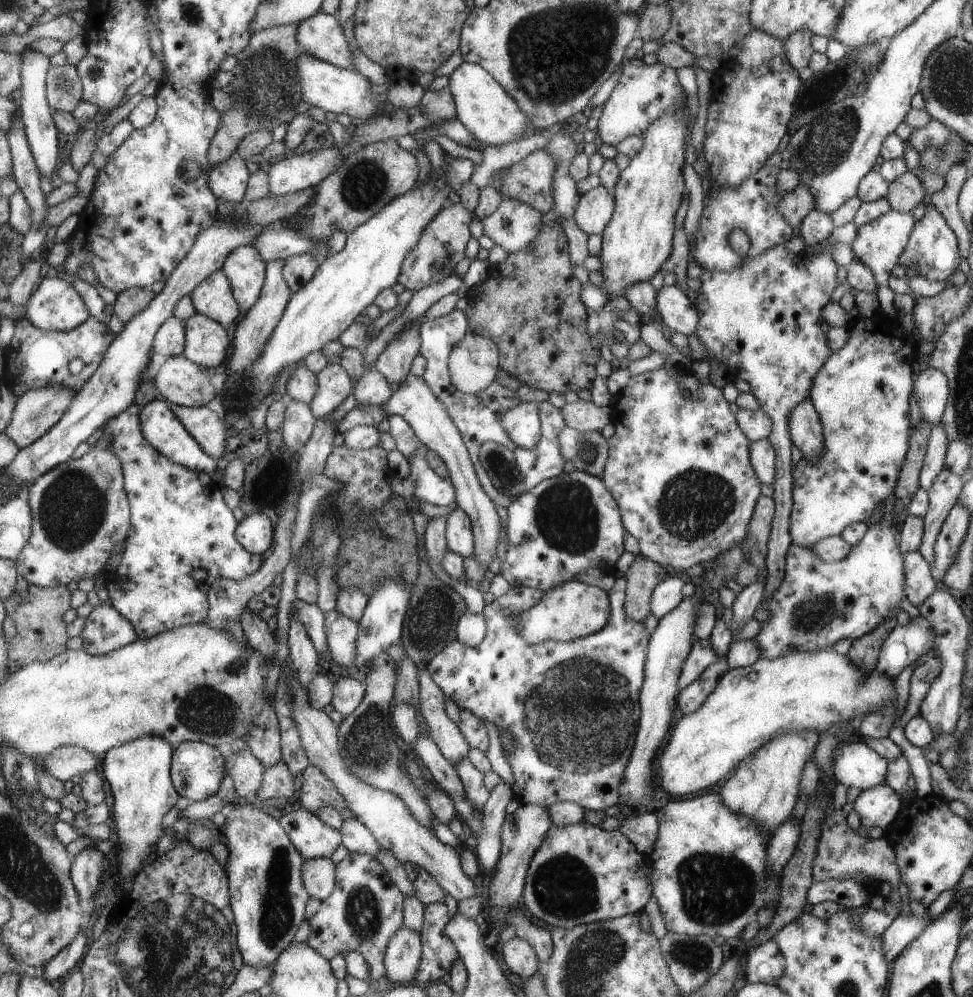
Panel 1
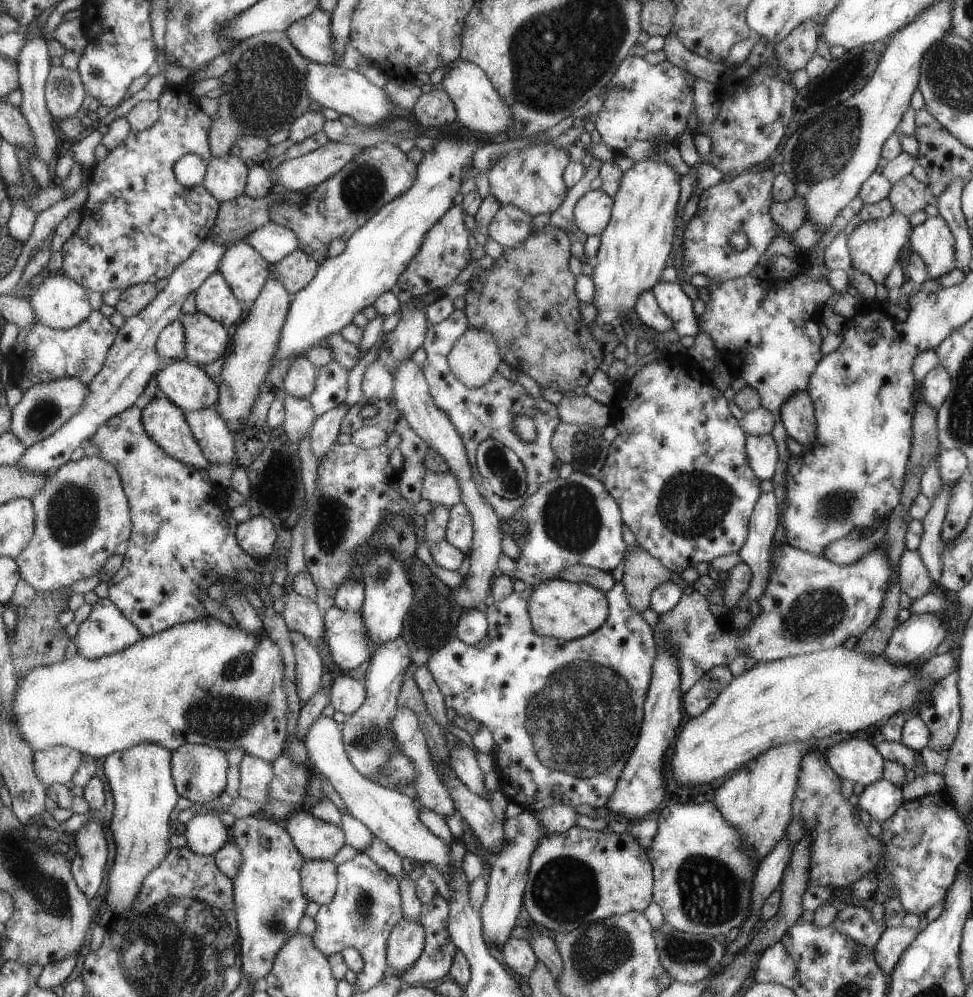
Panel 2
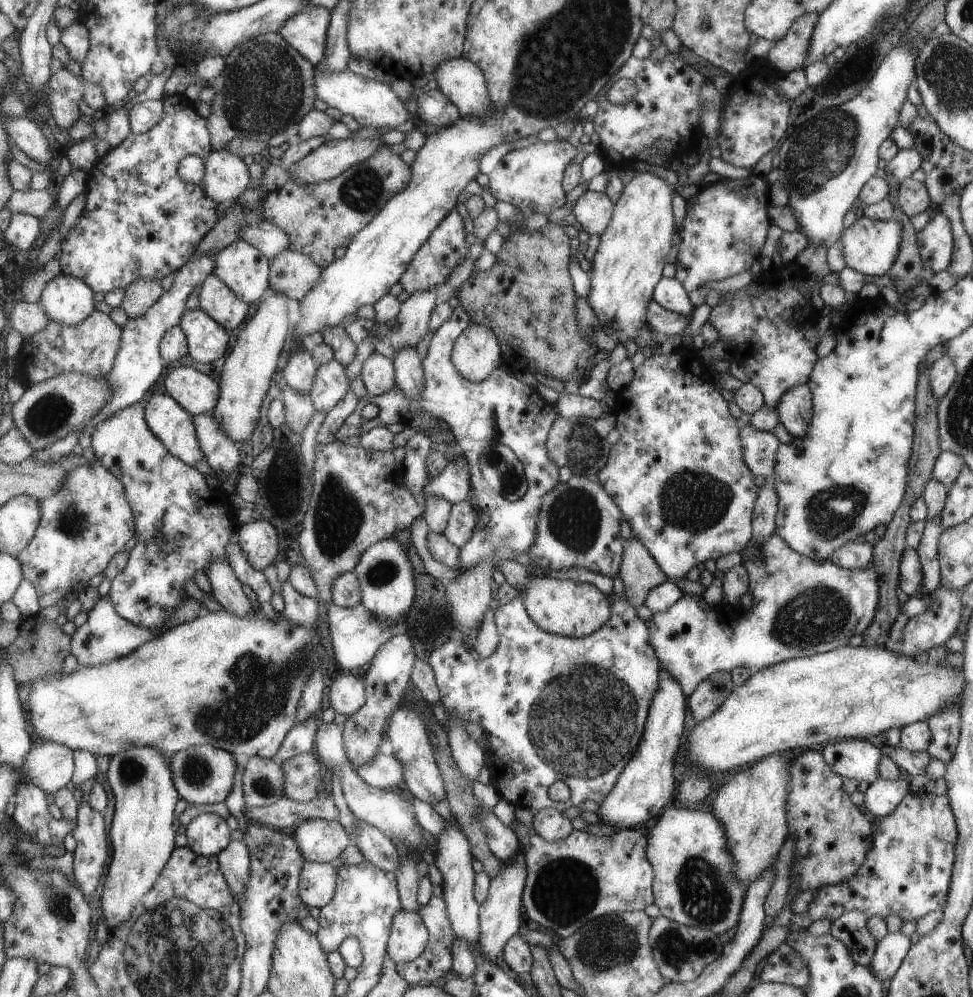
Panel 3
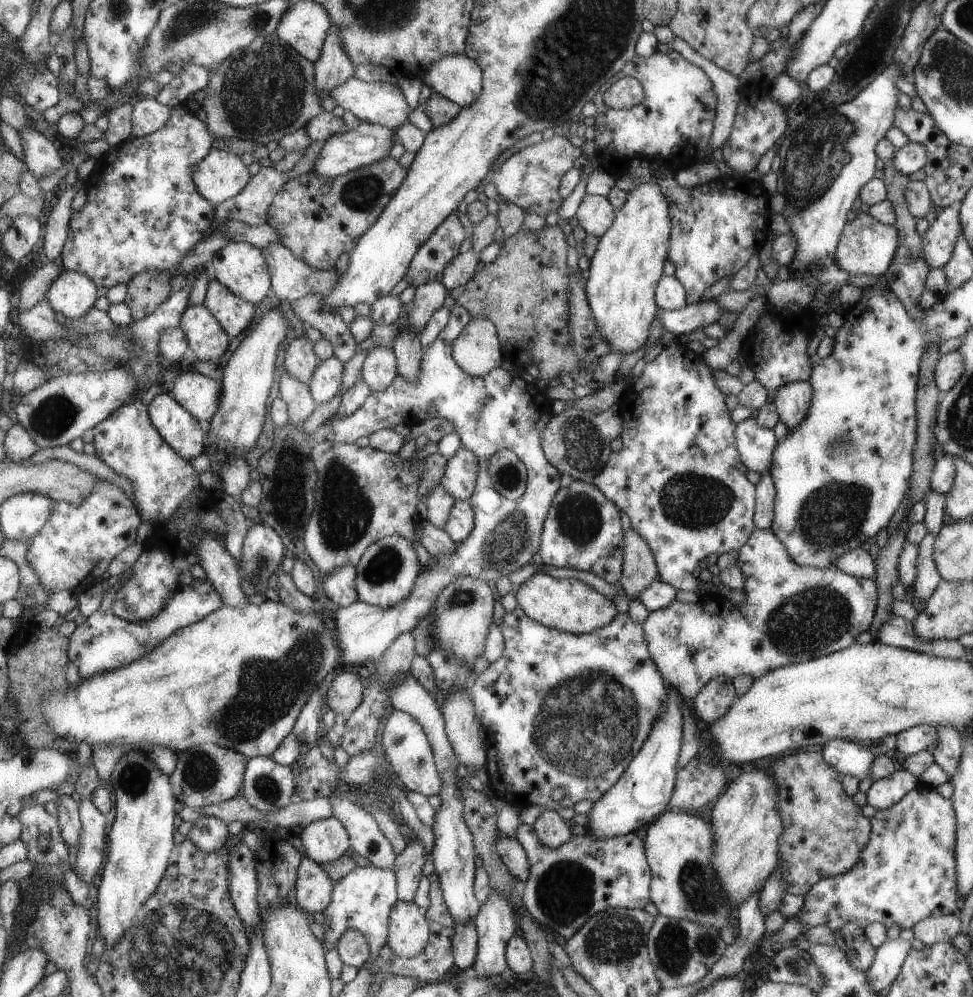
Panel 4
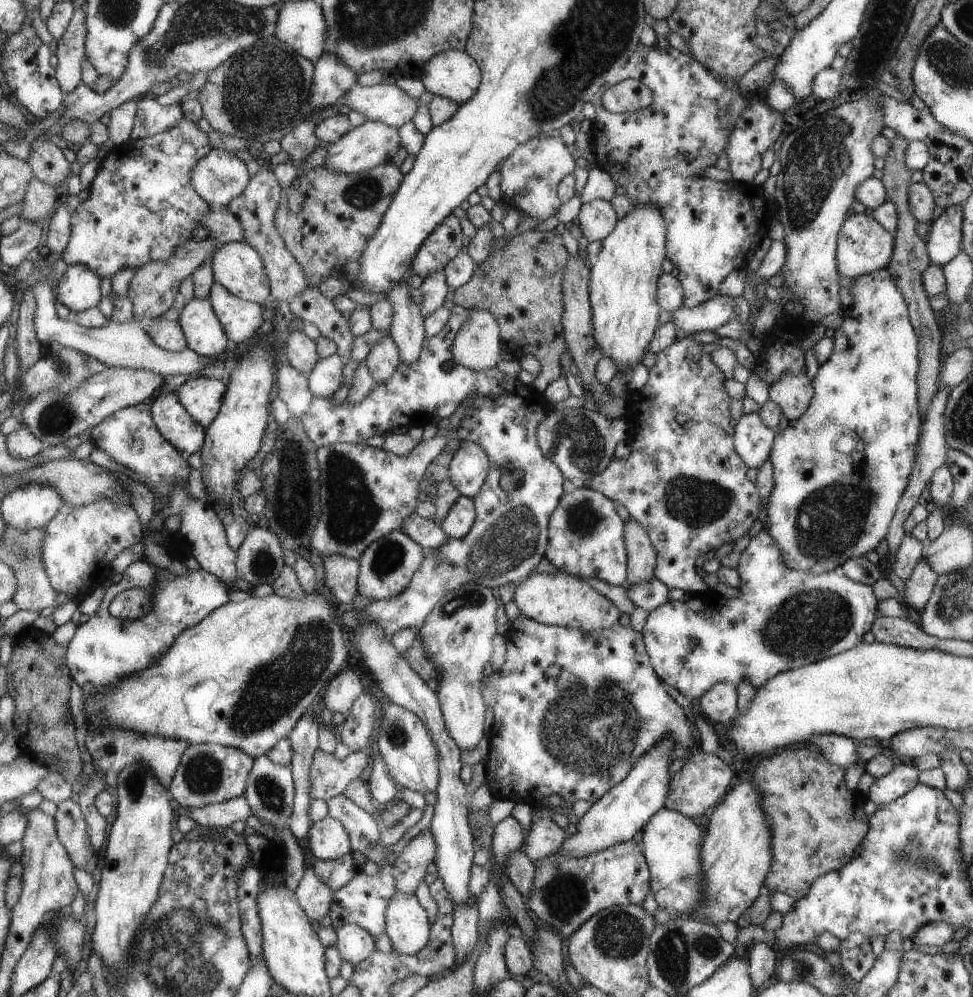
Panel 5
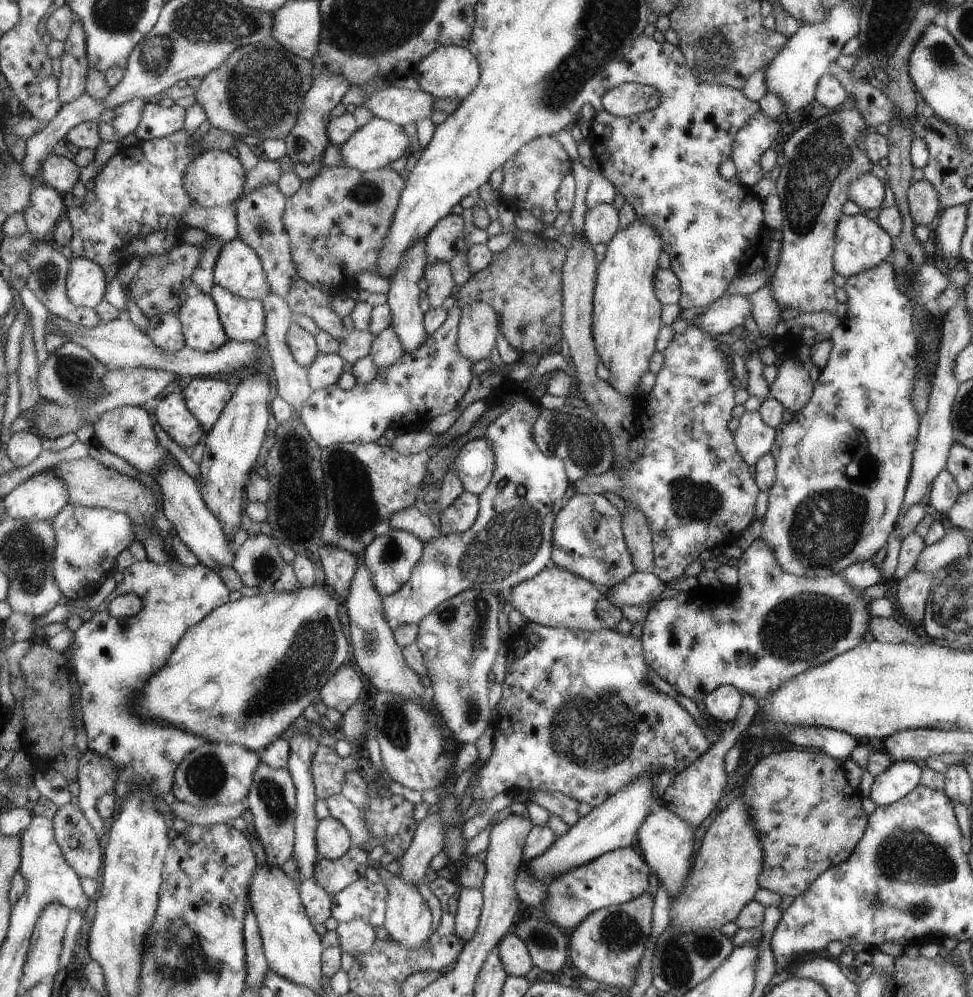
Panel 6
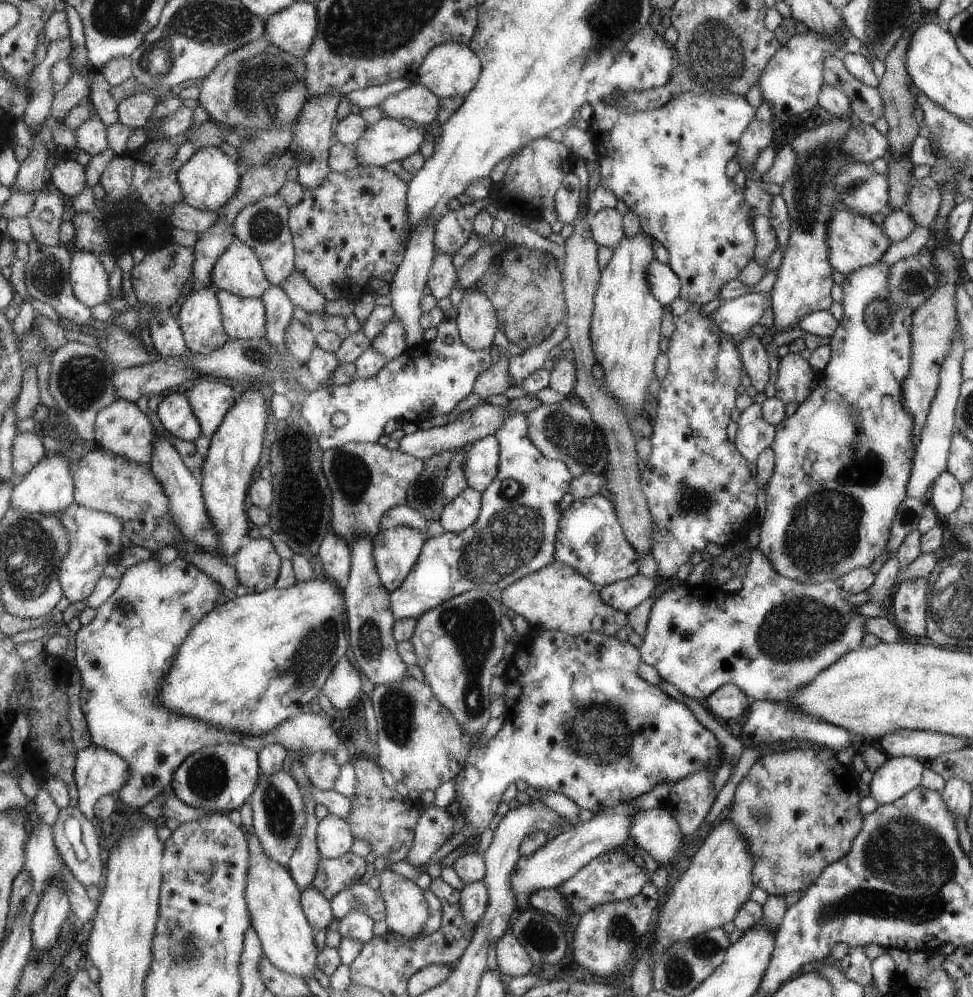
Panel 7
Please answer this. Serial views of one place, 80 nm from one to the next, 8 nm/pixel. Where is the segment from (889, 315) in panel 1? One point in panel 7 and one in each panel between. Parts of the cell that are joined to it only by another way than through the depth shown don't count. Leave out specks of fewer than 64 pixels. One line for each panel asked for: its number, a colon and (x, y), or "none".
2: (874, 246)
3: (869, 246)
4: (866, 246)
5: (864, 246)
6: (861, 244)
7: (854, 241)

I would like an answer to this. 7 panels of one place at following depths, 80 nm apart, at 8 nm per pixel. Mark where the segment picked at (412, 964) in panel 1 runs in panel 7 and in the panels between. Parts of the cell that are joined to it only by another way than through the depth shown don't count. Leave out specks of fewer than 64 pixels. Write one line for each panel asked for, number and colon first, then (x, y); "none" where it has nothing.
2: (405, 947)
3: (410, 937)
4: (409, 934)
5: (408, 923)
6: (409, 918)
7: (408, 910)

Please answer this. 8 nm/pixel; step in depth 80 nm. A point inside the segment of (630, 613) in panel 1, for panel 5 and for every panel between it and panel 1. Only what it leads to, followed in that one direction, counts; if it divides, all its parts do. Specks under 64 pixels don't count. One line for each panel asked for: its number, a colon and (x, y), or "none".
2: (641, 574)
3: (639, 572)
4: (640, 569)
5: (641, 557)

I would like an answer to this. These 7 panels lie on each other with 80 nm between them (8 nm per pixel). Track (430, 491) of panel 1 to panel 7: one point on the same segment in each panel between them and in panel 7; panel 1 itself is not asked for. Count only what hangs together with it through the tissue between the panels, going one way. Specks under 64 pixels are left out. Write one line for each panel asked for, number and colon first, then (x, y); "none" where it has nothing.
2: (438, 488)
3: (455, 484)
4: (463, 469)
5: (470, 468)
6: (476, 464)
7: (482, 465)

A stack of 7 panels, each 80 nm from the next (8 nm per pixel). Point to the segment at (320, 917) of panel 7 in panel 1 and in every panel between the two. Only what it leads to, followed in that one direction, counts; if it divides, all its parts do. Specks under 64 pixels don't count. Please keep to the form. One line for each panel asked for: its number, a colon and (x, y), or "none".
1: (319, 874)
2: (319, 877)
3: (318, 880)
4: (314, 886)
5: (317, 897)
6: (318, 902)

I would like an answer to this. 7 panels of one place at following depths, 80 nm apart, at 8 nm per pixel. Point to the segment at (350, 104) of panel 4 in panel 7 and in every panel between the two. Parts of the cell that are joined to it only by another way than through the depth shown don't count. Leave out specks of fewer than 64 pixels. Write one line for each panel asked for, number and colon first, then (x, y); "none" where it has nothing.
5: (390, 104)
6: (403, 106)
7: (417, 103)

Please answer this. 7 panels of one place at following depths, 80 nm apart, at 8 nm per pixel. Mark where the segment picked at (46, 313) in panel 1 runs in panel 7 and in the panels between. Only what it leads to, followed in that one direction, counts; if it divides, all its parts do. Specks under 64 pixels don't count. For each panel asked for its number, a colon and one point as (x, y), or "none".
2: (61, 303)
3: (68, 299)
4: (73, 294)
5: (80, 286)
6: (86, 286)
7: (91, 283)

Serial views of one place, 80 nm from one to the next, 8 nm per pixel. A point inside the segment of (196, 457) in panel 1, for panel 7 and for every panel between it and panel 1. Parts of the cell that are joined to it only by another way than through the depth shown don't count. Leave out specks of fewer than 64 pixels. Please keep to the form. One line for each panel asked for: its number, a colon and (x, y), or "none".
2: (165, 422)
3: (175, 426)
4: (186, 434)
5: (177, 424)
6: (172, 413)
7: (175, 411)

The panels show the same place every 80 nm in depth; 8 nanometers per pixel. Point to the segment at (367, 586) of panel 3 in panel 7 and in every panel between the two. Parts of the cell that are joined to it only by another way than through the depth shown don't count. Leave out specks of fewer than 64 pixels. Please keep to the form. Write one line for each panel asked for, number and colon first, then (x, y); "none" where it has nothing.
4: (387, 573)
5: (387, 567)
6: (391, 557)
7: (396, 551)

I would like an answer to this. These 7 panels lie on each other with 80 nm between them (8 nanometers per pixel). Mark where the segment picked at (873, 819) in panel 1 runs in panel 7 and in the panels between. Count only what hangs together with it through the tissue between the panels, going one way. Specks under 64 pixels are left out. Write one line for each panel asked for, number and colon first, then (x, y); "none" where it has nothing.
2: (880, 800)
3: (881, 797)
4: (884, 792)
5: (899, 780)
6: (901, 776)
7: (896, 776)

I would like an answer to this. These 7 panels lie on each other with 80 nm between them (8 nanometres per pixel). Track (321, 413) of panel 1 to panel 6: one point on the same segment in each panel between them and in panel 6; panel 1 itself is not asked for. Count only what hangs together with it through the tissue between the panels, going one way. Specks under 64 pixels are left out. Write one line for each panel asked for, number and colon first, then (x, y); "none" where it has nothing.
2: (333, 386)
3: (331, 385)
4: (327, 381)
5: (325, 379)
6: (326, 368)

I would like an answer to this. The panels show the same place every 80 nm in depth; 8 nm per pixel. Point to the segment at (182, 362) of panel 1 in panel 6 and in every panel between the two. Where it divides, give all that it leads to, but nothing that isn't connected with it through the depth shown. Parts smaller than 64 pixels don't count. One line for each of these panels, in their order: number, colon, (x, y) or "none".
2: (185, 383)
3: (198, 393)
4: (200, 395)
5: (203, 397)
6: (207, 397)

